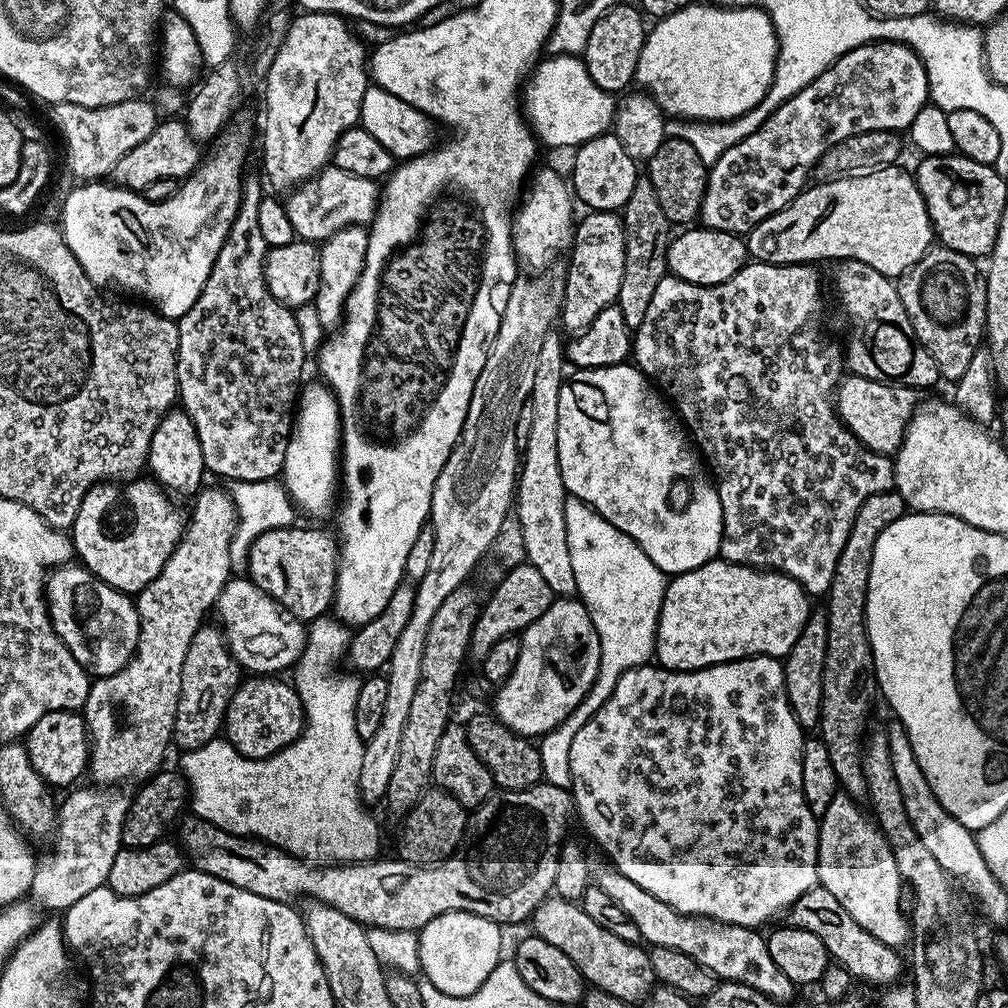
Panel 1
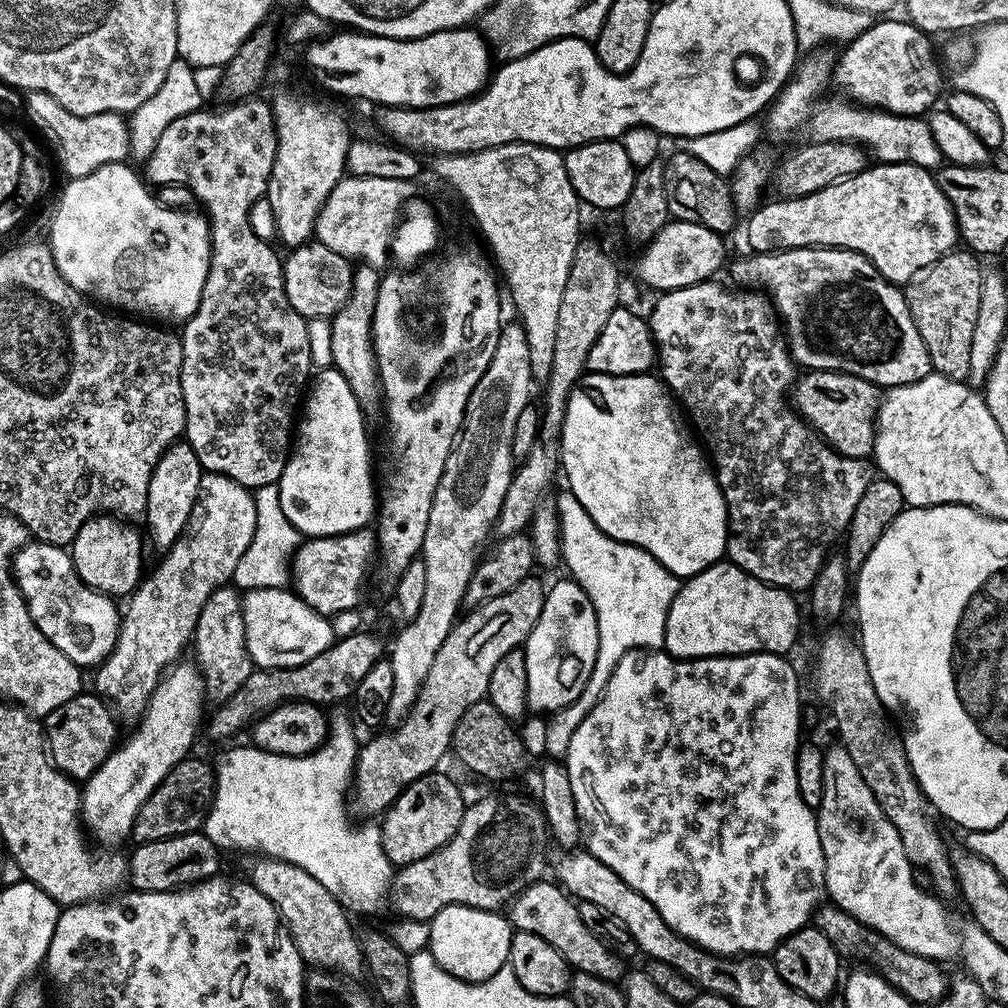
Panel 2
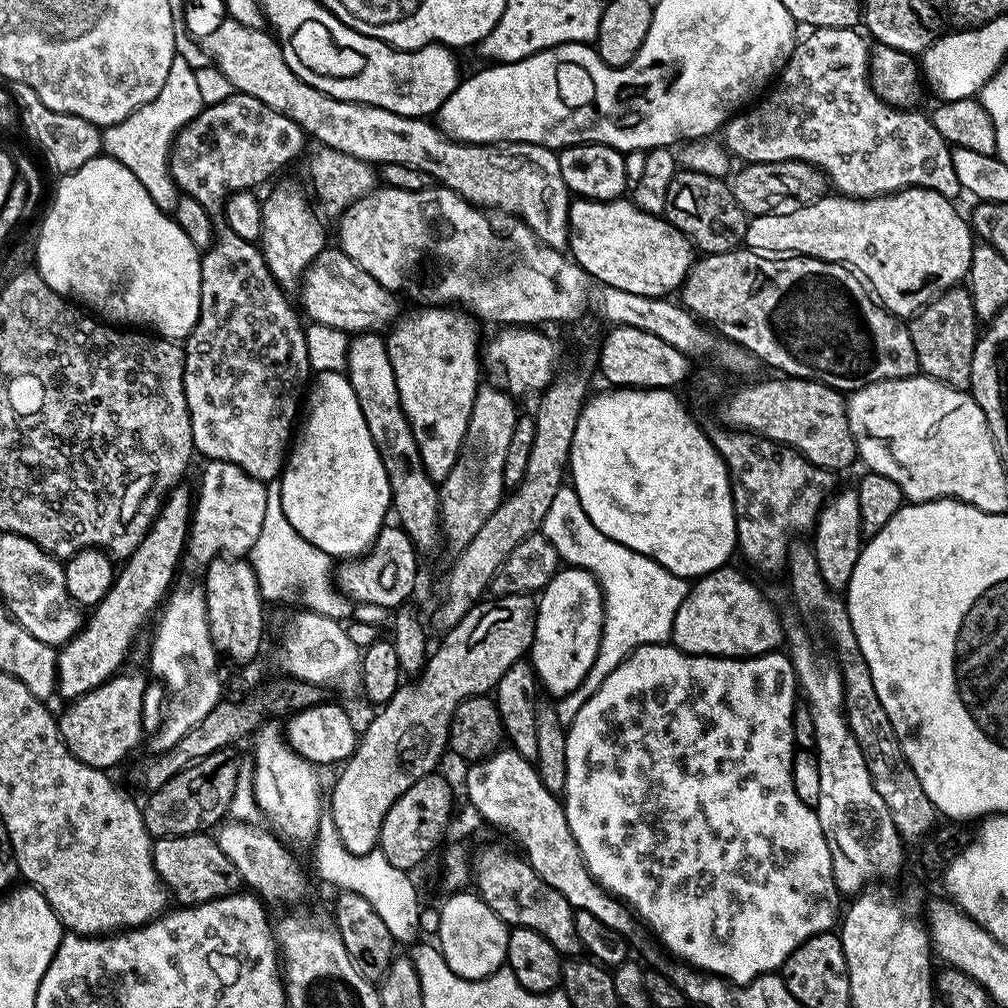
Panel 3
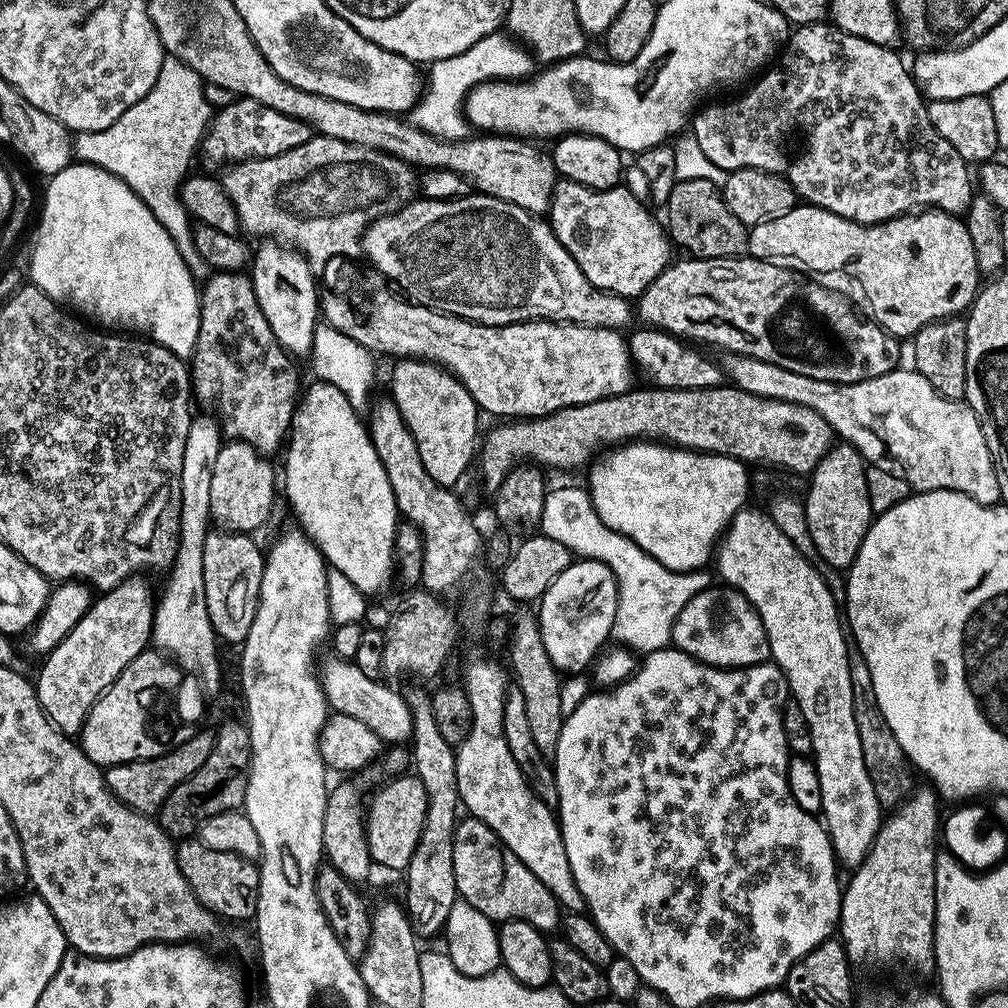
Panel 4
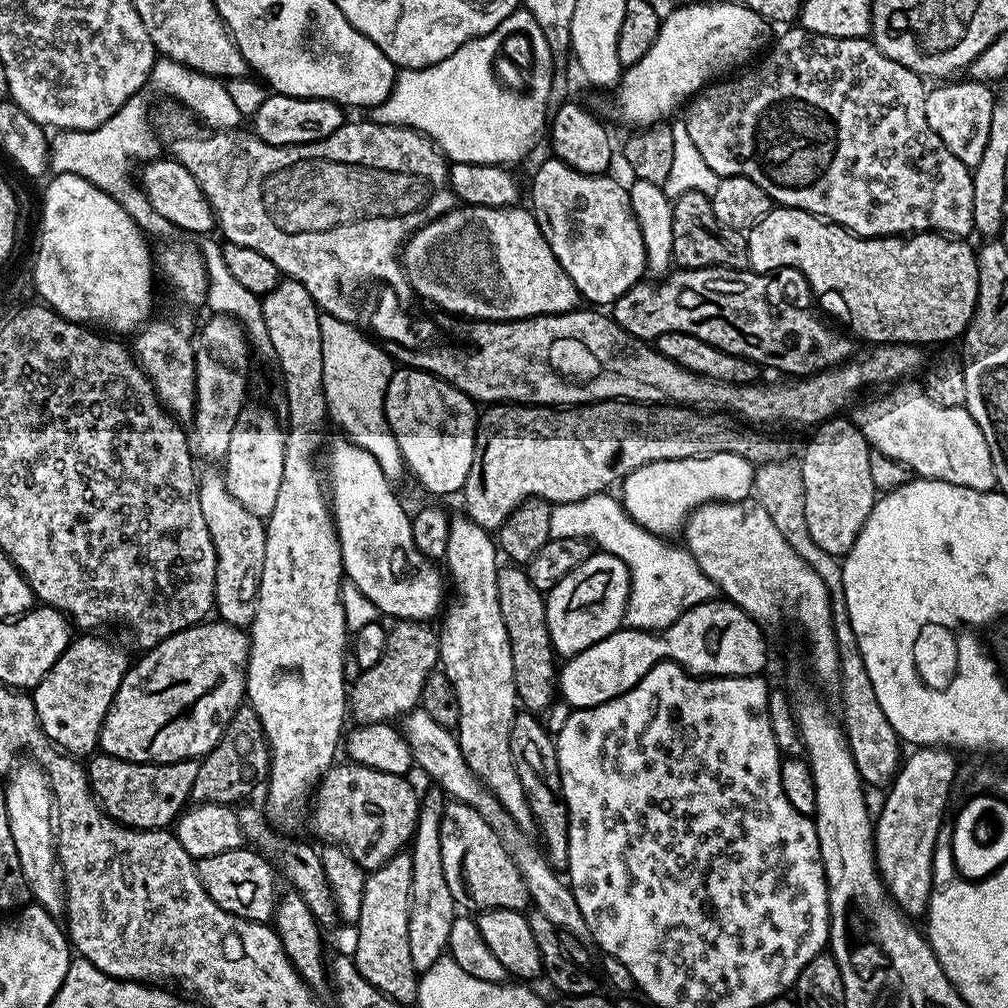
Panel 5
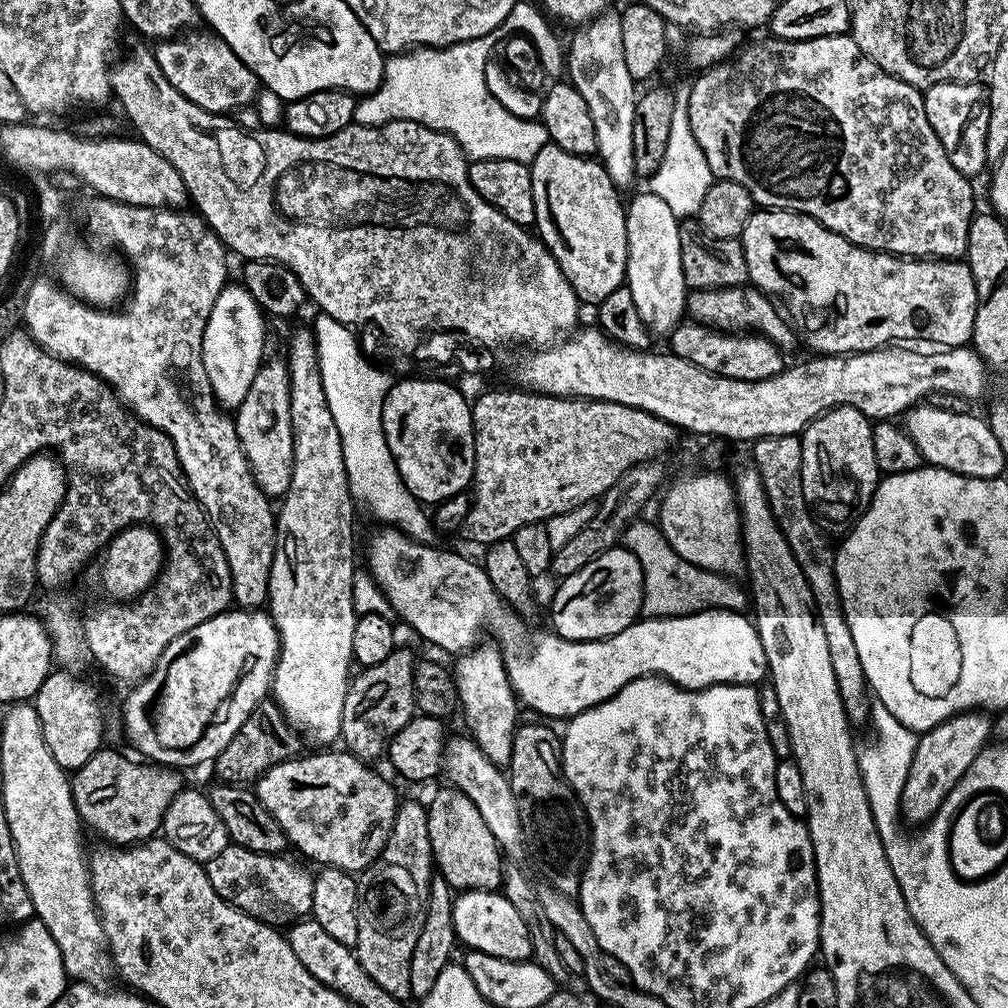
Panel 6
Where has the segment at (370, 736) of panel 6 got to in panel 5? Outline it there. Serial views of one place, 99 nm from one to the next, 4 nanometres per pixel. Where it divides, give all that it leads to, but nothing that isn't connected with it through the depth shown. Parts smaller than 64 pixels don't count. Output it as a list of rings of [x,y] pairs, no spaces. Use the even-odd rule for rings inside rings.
[[[401,620],[388,628],[386,650],[382,650],[382,658],[378,658],[374,666],[363,669],[359,673],[360,677],[350,684],[350,716],[351,719],[352,716],[356,719],[357,725],[392,722],[419,705],[420,695],[426,686],[426,678],[430,678],[430,674],[437,671],[440,663],[440,638],[437,629],[435,627],[432,629],[432,626],[431,623],[418,620]]]

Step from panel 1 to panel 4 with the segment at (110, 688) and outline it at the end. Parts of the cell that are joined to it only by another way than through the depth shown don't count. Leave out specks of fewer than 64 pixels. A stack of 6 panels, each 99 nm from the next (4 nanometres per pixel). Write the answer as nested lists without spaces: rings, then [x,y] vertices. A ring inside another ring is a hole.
[[[233,440],[225,443],[218,454],[218,462],[214,462],[214,475],[210,478],[210,510],[212,520],[217,525],[223,526],[230,532],[255,533],[255,528],[260,528],[268,520],[272,512],[272,503],[278,500],[278,472],[272,469],[272,464],[267,455],[262,454],[256,448]]]

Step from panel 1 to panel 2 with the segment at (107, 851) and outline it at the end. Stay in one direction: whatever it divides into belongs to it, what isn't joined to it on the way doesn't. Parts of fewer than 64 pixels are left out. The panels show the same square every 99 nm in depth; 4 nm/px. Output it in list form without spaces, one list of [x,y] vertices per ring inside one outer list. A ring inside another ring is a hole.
[[[177,662],[167,669],[165,675],[161,676],[154,694],[150,698],[148,708],[143,716],[140,717],[136,728],[132,732],[132,737],[121,743],[115,750],[109,752],[107,758],[98,766],[94,775],[89,776],[82,784],[82,795],[80,797],[80,810],[82,813],[82,824],[89,833],[92,832],[100,840],[105,840],[105,845],[114,846],[118,840],[125,840],[132,831],[132,823],[146,798],[178,766],[178,762],[189,759],[192,743],[196,740],[196,731],[201,731],[202,720],[200,724],[200,715],[204,712],[206,697],[204,694],[204,676],[195,663]]]

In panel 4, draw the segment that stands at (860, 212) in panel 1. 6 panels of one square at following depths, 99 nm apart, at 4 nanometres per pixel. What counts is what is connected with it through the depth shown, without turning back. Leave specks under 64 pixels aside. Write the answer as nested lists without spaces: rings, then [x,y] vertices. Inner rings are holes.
[[[804,202],[792,208],[790,214],[782,214],[782,218],[751,225],[747,255],[773,262],[797,260],[805,264],[800,266],[812,274],[840,272],[845,268],[860,283],[876,323],[897,338],[911,338],[930,322],[956,318],[967,313],[982,284],[982,273],[974,258],[974,246],[970,242],[970,230],[959,215],[941,212],[939,208],[895,216],[893,220],[881,224],[859,224]]]

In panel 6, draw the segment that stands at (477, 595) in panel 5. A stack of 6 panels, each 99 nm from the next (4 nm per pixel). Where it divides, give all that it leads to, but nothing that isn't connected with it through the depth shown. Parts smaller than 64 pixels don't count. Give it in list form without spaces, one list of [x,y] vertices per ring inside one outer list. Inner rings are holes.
[[[477,643],[467,652],[455,657],[454,675],[460,695],[459,711],[464,712],[464,720],[469,728],[467,731],[472,741],[482,750],[482,754],[486,754],[490,762],[506,766],[512,757],[512,743],[518,727],[518,697],[512,691],[512,683],[504,665],[504,655],[495,643],[487,643]]]

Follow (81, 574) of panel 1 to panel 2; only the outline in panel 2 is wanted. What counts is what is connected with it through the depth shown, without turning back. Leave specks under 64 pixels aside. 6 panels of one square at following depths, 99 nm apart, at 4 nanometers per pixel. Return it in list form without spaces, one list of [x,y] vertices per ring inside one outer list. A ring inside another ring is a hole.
[[[25,544],[12,558],[12,579],[26,602],[30,618],[34,618],[38,630],[46,634],[55,648],[84,670],[104,663],[120,637],[121,609],[113,597],[86,586],[78,578],[71,555],[61,545]]]

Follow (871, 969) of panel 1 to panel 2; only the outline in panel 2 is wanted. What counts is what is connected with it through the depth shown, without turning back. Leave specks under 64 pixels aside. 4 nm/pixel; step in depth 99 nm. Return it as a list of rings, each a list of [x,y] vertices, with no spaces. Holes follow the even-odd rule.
[[[828,902],[816,909],[814,913],[815,927],[819,928],[841,957],[865,956],[867,963],[875,971],[883,976],[886,982],[890,982],[913,1005],[928,1004],[934,1006],[946,995],[950,987],[949,973],[944,973],[937,961],[926,958],[922,954],[914,954],[910,950],[902,950],[894,942],[890,942],[884,936],[872,935],[869,929],[859,924],[848,912],[844,912],[835,904]]]

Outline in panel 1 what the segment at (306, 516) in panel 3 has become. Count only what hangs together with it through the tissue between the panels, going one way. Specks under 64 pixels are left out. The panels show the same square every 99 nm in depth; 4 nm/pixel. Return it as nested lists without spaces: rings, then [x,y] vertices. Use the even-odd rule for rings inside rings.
[[[323,382],[305,383],[298,393],[292,433],[288,435],[282,483],[293,505],[308,516],[333,515],[338,504],[340,471],[340,406]]]

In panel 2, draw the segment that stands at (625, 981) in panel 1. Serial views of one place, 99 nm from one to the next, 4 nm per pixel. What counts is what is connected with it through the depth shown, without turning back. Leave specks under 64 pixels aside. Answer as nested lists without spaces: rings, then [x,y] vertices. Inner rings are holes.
[[[534,883],[512,899],[510,923],[513,929],[526,934],[538,934],[538,938],[546,938],[546,942],[550,942],[550,946],[554,946],[554,950],[558,950],[558,954],[566,958],[568,967],[575,971],[598,974],[598,978],[619,981],[625,975],[626,967],[624,968],[623,962],[612,953],[615,951],[608,941],[598,938],[594,930],[586,927],[586,922],[582,922],[579,907],[559,883],[544,883]]]

